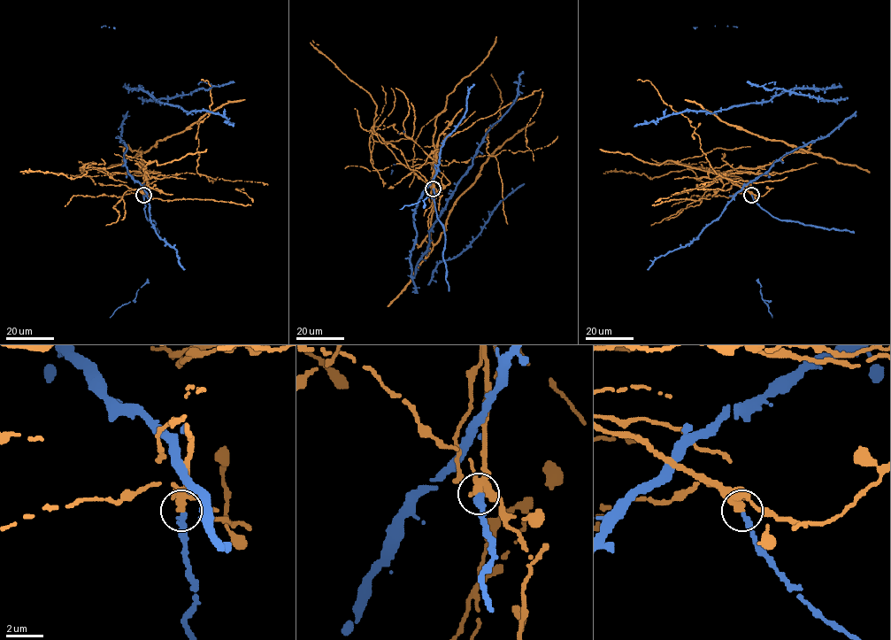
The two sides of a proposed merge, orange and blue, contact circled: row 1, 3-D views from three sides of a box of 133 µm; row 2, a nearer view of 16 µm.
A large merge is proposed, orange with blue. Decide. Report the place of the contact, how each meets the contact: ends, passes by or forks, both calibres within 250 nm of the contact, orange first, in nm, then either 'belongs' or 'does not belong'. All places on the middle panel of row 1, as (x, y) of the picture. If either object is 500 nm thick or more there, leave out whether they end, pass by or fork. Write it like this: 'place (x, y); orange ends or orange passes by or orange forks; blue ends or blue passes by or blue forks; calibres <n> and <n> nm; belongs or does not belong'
place (433, 188); orange ends; blue ends; calibres 420 and 360 nm; does not belong

